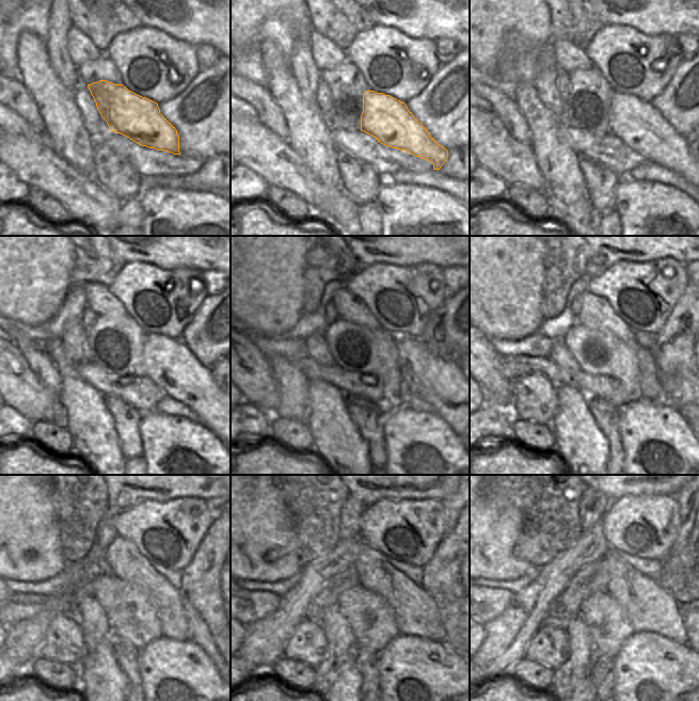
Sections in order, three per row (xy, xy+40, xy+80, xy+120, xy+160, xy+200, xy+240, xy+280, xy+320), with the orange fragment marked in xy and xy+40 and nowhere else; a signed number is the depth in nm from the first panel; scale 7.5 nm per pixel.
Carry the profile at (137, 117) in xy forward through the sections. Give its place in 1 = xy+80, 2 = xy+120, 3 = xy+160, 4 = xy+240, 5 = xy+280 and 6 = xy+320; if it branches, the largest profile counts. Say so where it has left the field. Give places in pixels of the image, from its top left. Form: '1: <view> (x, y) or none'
1: xy+80 (640, 126)
2: xy+120 (169, 363)
3: xy+160 (428, 365)
4: xy+240 (200, 582)
5: xy+280 (443, 582)
6: xy+320 (673, 563)

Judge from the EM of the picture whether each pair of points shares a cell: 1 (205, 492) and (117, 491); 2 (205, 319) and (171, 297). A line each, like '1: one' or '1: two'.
1: one
2: two

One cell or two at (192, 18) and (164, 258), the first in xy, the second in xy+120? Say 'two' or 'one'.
one

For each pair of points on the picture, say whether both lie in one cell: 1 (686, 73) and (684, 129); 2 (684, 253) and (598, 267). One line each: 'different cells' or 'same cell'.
1: same cell
2: same cell

